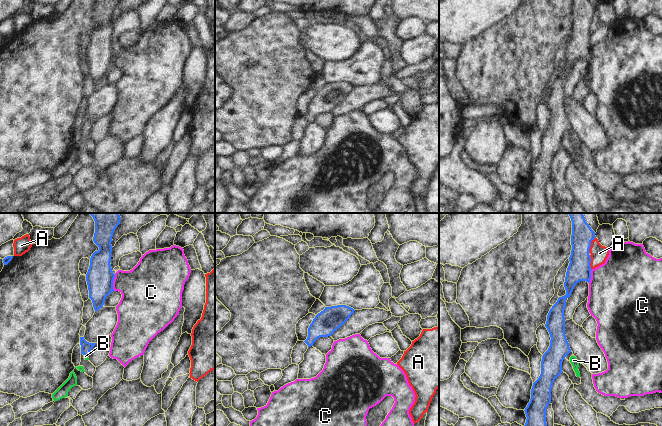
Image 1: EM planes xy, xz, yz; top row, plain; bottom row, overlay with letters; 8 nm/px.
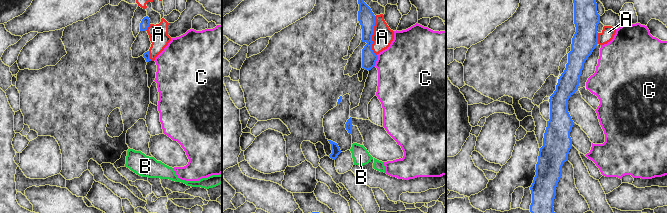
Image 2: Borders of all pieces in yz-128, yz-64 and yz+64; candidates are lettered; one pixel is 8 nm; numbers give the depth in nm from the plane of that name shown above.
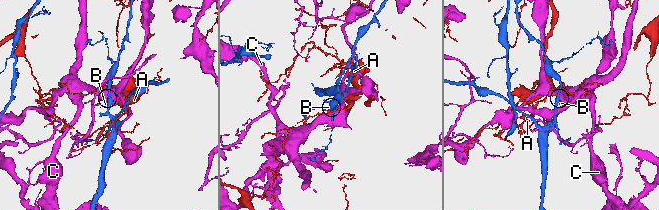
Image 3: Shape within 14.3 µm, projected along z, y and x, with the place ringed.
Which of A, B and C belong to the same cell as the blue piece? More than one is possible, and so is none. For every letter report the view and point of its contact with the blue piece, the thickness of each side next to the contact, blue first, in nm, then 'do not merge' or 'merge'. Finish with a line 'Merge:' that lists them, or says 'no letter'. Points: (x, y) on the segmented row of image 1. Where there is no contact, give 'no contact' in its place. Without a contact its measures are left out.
A: yz (590, 244) | 190/140 nm | do not merge
B: xy (86, 354) | 90/30 nm | merge
C: xy (112, 282) | 220/340 nm | do not merge
Merge: B

